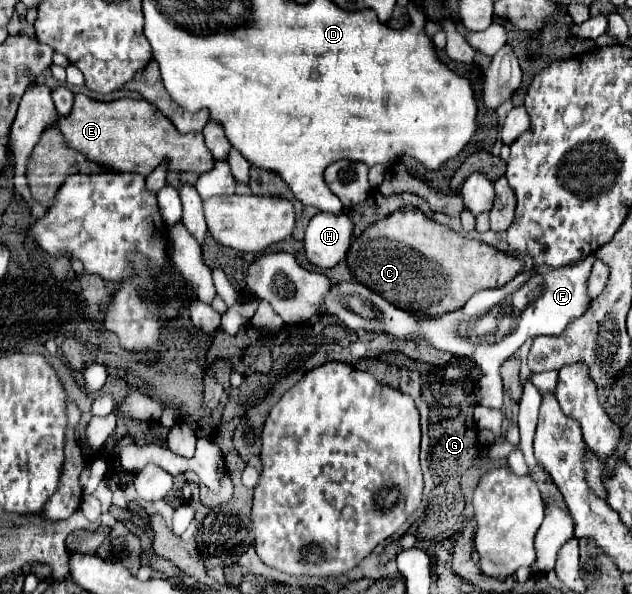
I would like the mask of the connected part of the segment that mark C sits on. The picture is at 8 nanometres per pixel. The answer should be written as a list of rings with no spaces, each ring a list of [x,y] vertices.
[[[412,206],[400,208],[392,216],[374,222],[360,238],[352,242],[348,250],[348,268],[356,276],[356,282],[366,284],[372,292],[380,294],[402,310],[426,312],[430,316],[440,316],[444,312],[462,308],[474,292],[504,286],[520,272],[522,264],[522,260],[516,260],[486,242],[462,238],[462,234],[426,218],[418,208]]]

